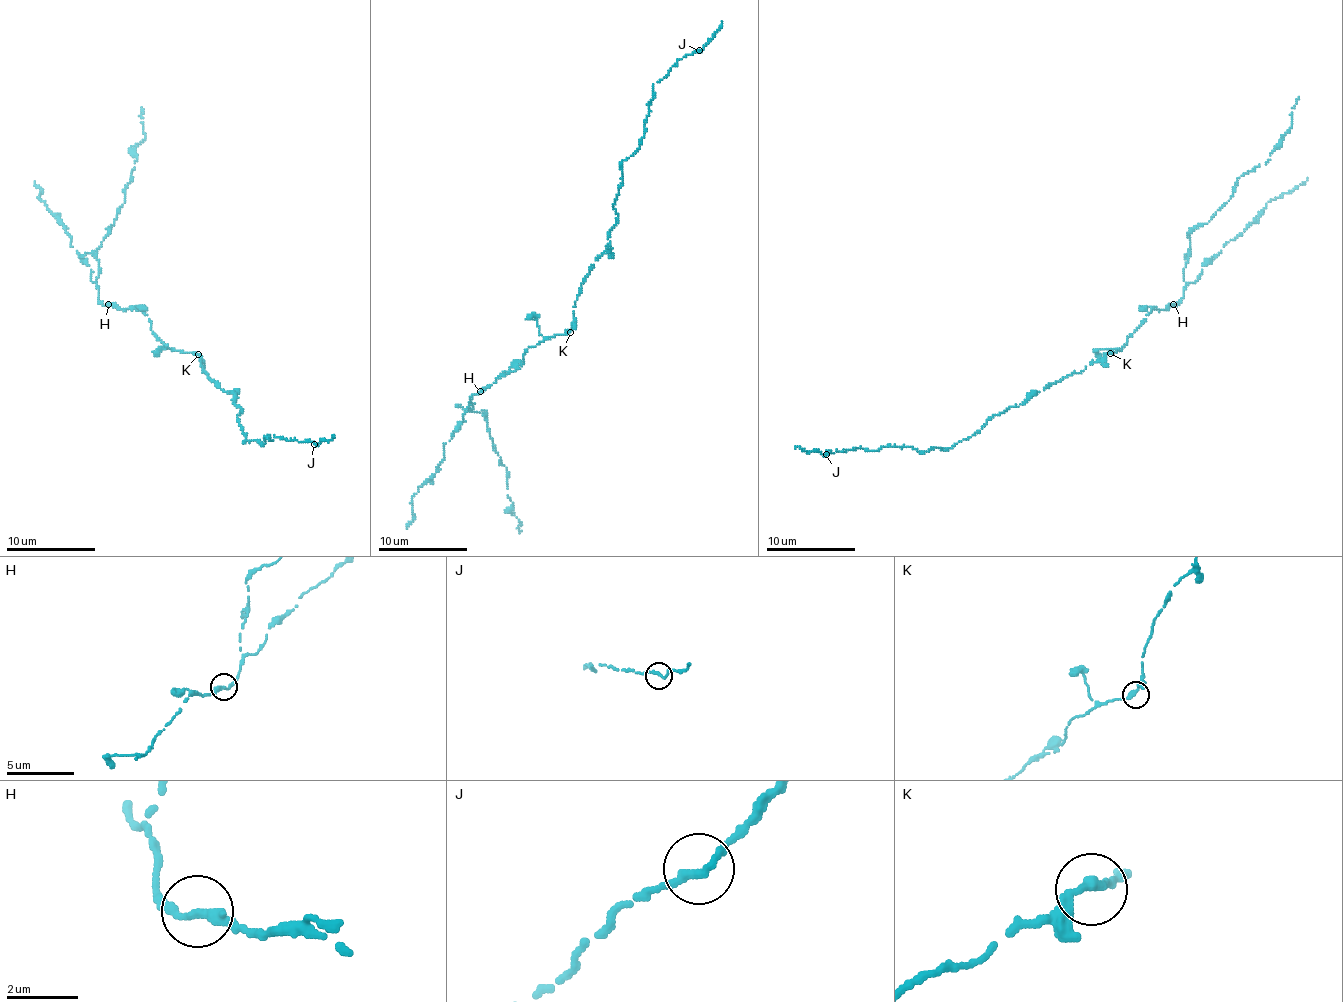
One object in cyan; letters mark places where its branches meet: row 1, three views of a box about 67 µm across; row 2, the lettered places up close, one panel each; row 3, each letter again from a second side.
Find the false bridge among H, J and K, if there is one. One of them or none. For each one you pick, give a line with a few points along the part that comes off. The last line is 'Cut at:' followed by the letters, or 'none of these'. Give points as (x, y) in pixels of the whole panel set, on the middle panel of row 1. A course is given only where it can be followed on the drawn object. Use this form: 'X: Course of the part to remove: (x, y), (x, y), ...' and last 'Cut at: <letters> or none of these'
Cut at: none of these

